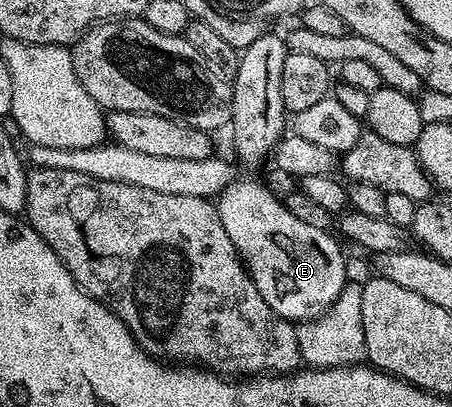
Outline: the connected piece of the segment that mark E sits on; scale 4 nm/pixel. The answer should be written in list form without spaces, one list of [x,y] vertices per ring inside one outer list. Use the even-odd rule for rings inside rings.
[[[235,179],[217,197],[218,217],[242,257],[256,290],[277,316],[291,322],[313,321],[326,314],[348,283],[342,248],[327,229],[310,226],[286,209],[254,180]]]

